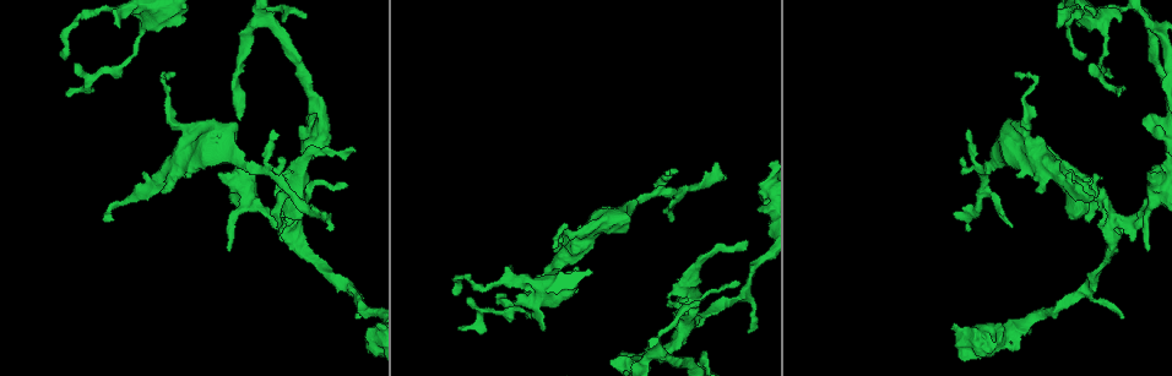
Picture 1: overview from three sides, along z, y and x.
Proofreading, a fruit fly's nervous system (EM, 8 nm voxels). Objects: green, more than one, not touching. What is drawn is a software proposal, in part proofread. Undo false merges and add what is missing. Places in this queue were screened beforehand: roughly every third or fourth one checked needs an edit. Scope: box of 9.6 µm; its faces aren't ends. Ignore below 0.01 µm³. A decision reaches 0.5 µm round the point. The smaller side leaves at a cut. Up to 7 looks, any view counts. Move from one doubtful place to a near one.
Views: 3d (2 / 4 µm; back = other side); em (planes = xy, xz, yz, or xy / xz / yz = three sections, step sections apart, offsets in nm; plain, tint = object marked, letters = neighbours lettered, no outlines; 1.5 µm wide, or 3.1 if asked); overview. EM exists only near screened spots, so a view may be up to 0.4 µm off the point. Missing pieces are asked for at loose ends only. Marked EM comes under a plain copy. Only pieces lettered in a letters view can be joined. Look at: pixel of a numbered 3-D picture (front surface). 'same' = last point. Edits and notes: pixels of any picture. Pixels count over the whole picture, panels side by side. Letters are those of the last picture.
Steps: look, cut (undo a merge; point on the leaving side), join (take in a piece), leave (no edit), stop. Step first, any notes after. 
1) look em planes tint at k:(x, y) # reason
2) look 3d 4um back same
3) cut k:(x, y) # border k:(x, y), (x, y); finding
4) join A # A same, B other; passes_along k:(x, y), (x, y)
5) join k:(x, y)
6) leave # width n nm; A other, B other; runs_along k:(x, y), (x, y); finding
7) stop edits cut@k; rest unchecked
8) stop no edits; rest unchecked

look 3d 4um at 1:(268, 213) # calibre changes

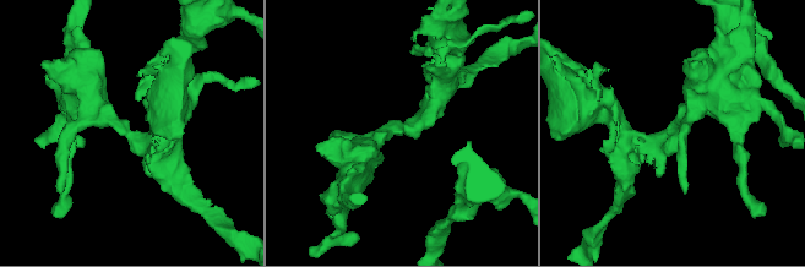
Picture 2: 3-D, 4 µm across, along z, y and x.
look em xy step 8 letters at 2:(676, 131)

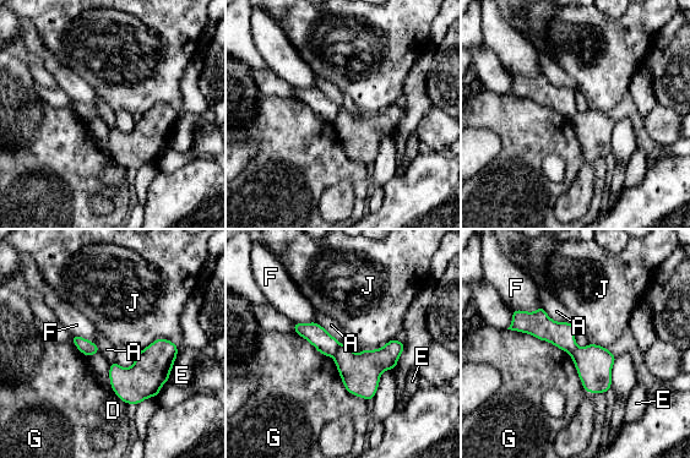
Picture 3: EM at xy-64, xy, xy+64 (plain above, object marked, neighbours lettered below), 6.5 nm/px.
look em planes letters same

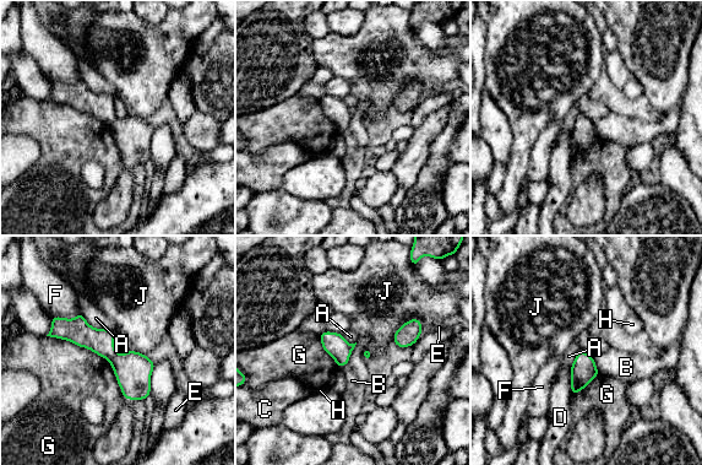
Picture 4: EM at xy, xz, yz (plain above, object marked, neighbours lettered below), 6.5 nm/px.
cut 4:(132, 369) # width 160 nm; longest_contact G 650 nm; A other, B other, C other, D other, E other, F other, G other, H other, J other; two neurons meet here

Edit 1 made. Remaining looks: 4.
look em yz step 8 letters at 1:(664, 179) # thin end

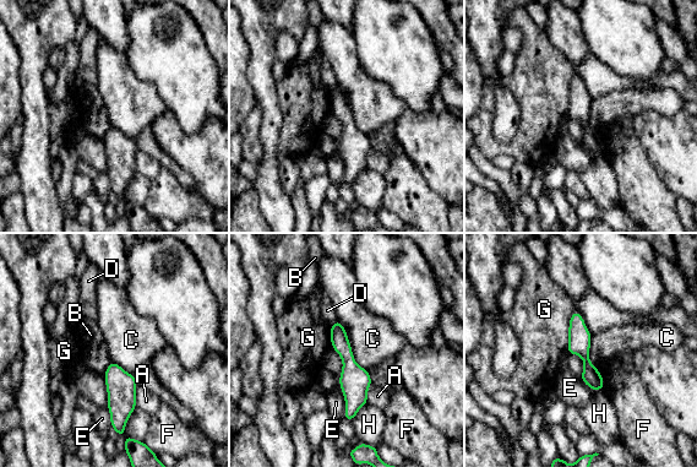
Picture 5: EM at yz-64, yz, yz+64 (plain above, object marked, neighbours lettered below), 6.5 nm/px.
look em xz step 8 letters same # cut it another way

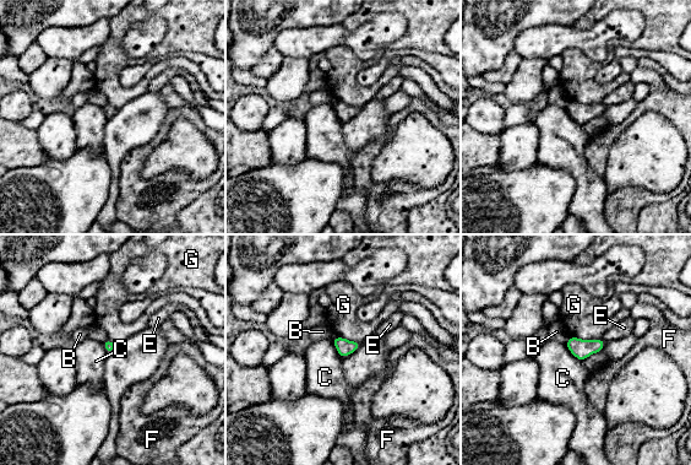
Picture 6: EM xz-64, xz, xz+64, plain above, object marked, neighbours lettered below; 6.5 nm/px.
leave # B other, C other, E other, F other, G other; border 6:(331, 340), (342, 358); none of them fits

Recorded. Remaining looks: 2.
stop edits cut@4; rest unchecked

